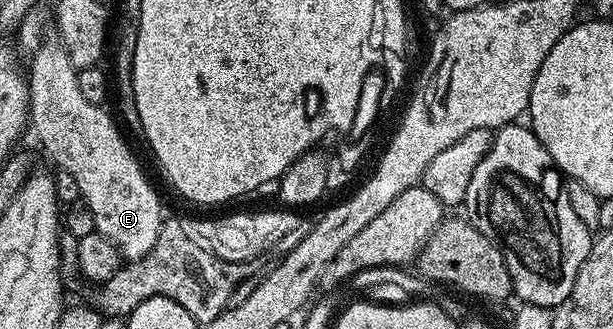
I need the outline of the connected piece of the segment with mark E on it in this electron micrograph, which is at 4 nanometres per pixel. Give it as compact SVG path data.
M50 39L37 49L28 61L28 80L30 82L30 119L32 133L38 136L40 144L55 162L57 168L70 172L80 186L81 201L92 211L92 219L96 219L96 232L104 235L120 250L127 262L138 261L156 243L162 230L164 212L162 201L156 190L150 186L146 173L140 162L134 158L128 142L122 138L123 130L119 122L109 117L101 105L88 103L80 92L78 70L74 68L72 59L68 59L66 49L57 40Z

